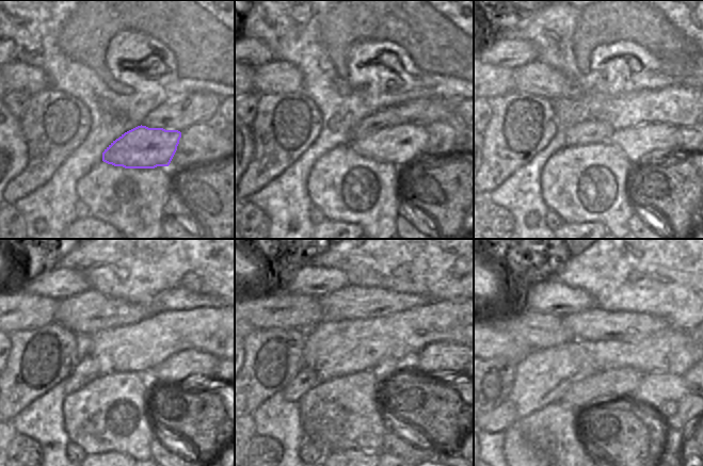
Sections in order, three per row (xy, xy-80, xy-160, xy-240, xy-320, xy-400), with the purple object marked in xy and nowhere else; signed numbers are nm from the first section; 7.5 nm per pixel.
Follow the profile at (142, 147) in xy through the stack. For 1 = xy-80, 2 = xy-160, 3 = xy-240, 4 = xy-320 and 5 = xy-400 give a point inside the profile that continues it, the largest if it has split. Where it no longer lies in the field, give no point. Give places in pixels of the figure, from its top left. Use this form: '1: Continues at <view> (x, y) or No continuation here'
1: Continues at xy-80 (400, 145)
2: Continues at xy-160 (641, 144)
3: Continues at xy-240 (163, 382)
4: Continues at xy-320 (409, 389)
5: Continues at xy-400 (656, 388).

